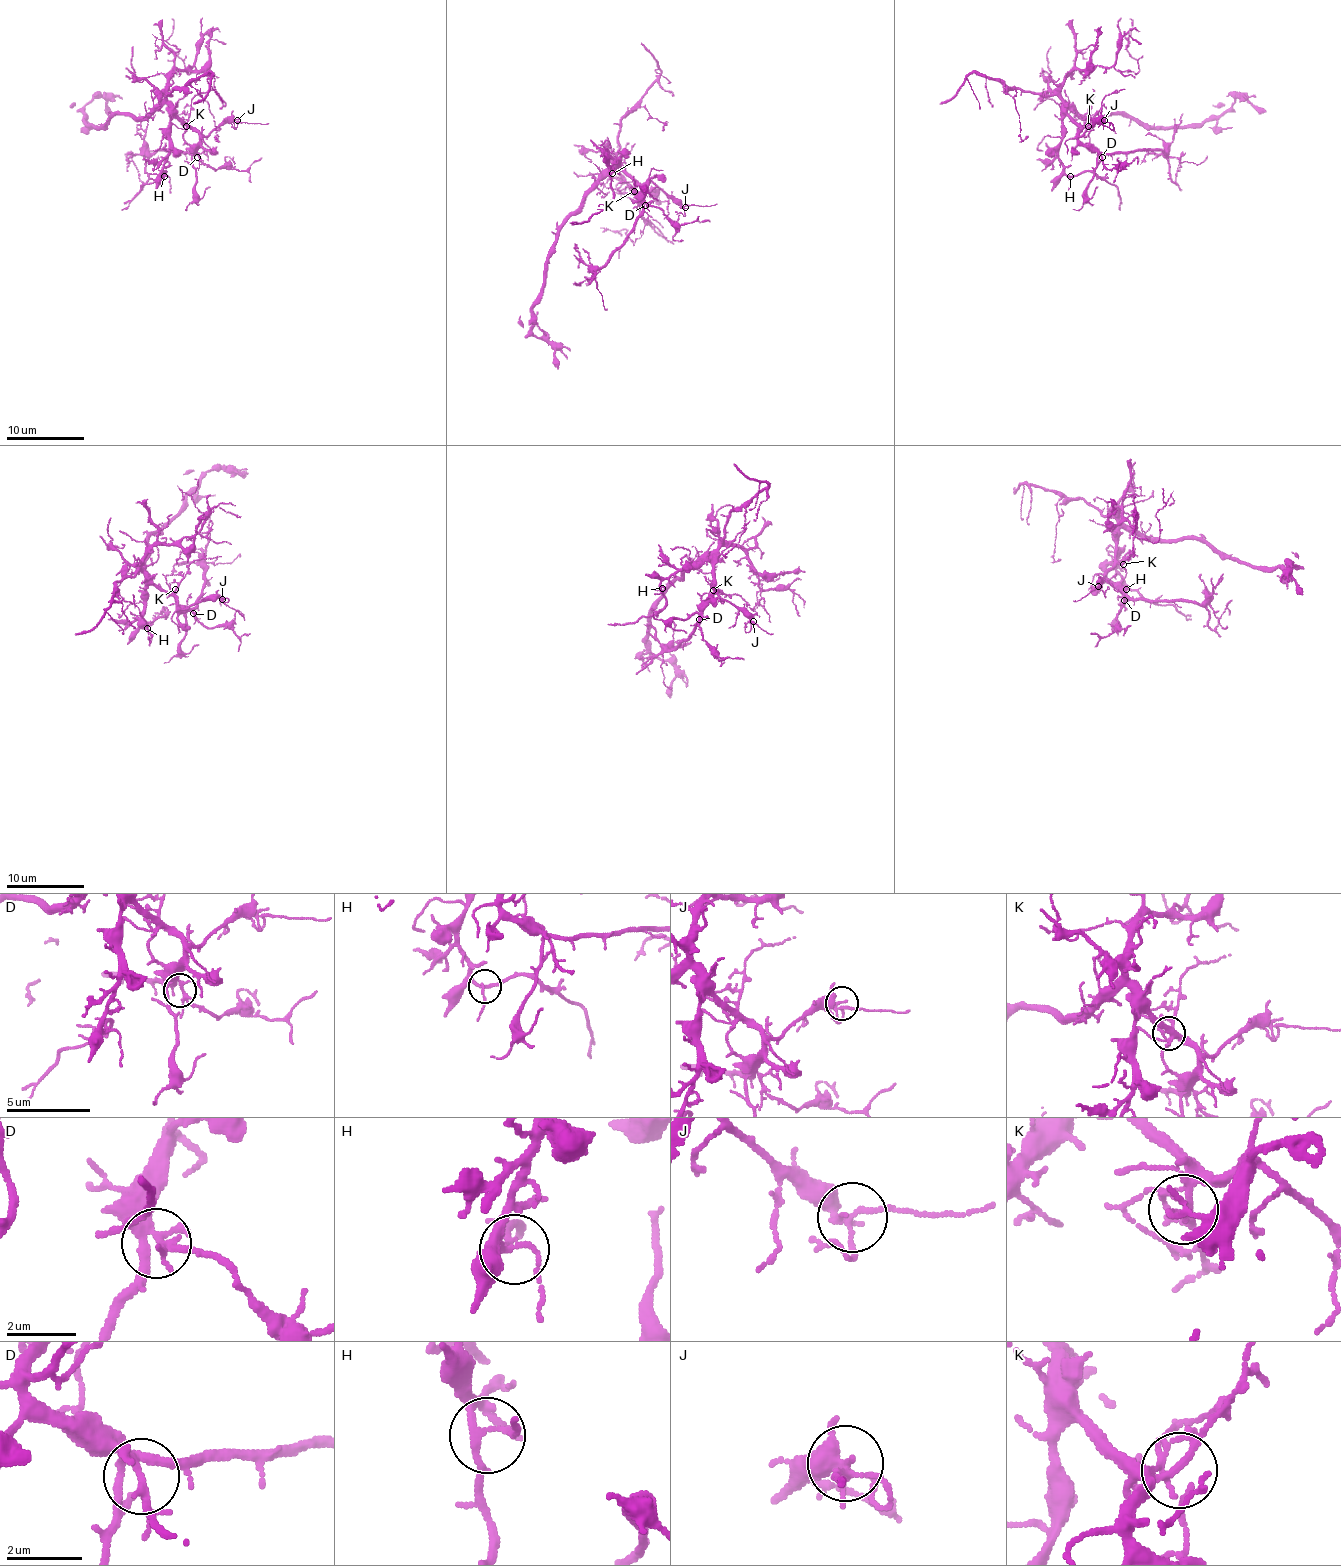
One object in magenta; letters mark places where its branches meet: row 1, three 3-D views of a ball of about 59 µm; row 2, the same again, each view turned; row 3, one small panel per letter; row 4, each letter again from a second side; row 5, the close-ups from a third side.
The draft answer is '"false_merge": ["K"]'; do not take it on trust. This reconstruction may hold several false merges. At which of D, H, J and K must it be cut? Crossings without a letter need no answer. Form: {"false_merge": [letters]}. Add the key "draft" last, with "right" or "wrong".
{"false_merge": [], "draft": "wrong"}

